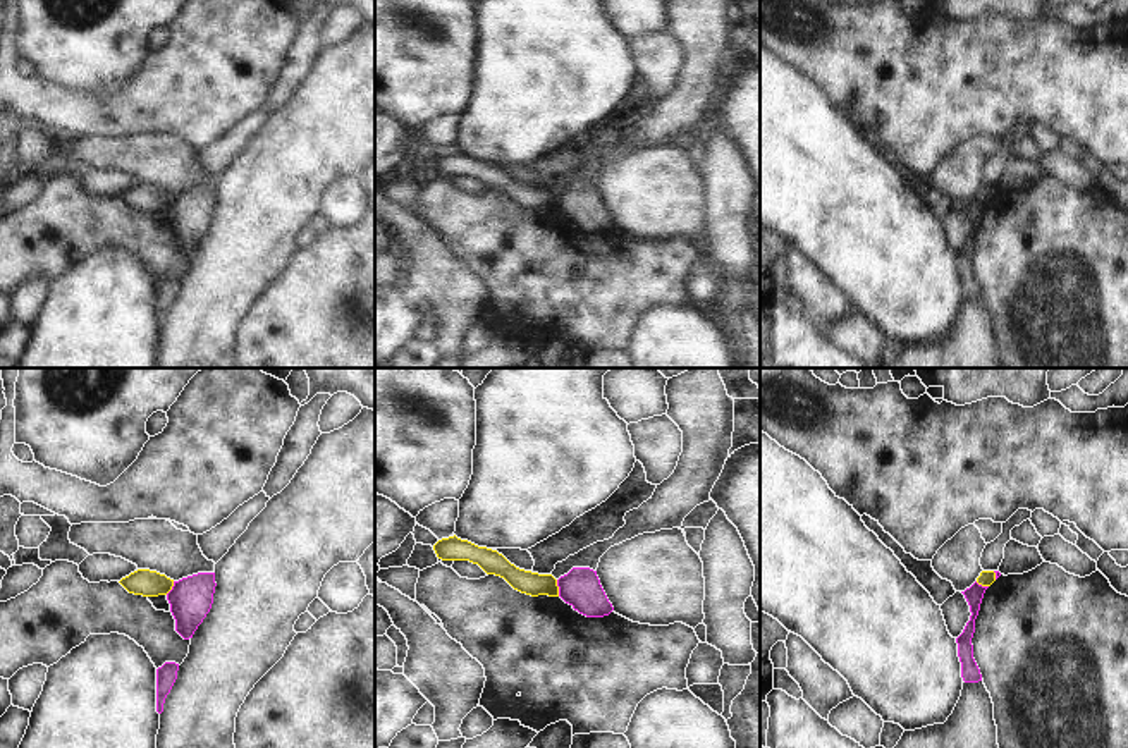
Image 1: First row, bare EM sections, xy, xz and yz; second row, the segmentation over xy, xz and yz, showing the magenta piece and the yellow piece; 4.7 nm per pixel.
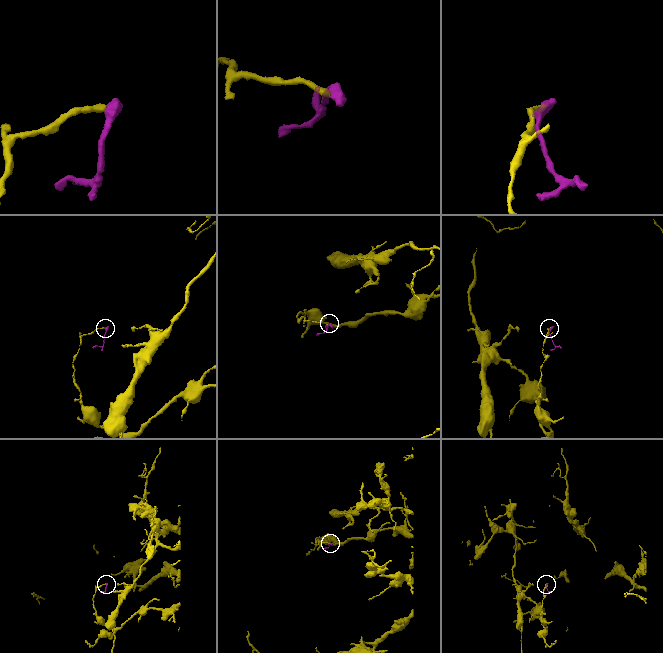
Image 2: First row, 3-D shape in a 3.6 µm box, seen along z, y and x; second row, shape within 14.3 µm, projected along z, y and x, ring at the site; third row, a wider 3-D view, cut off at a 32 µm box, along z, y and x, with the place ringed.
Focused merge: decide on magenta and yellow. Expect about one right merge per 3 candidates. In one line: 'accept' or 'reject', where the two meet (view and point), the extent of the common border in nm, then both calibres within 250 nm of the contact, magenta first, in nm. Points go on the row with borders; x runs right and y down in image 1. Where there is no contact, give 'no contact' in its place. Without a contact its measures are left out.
reject; meets magenta in xz at (559, 588); contact 80 nm long; 180 nm thick on the magenta side, 110 nm on the other

